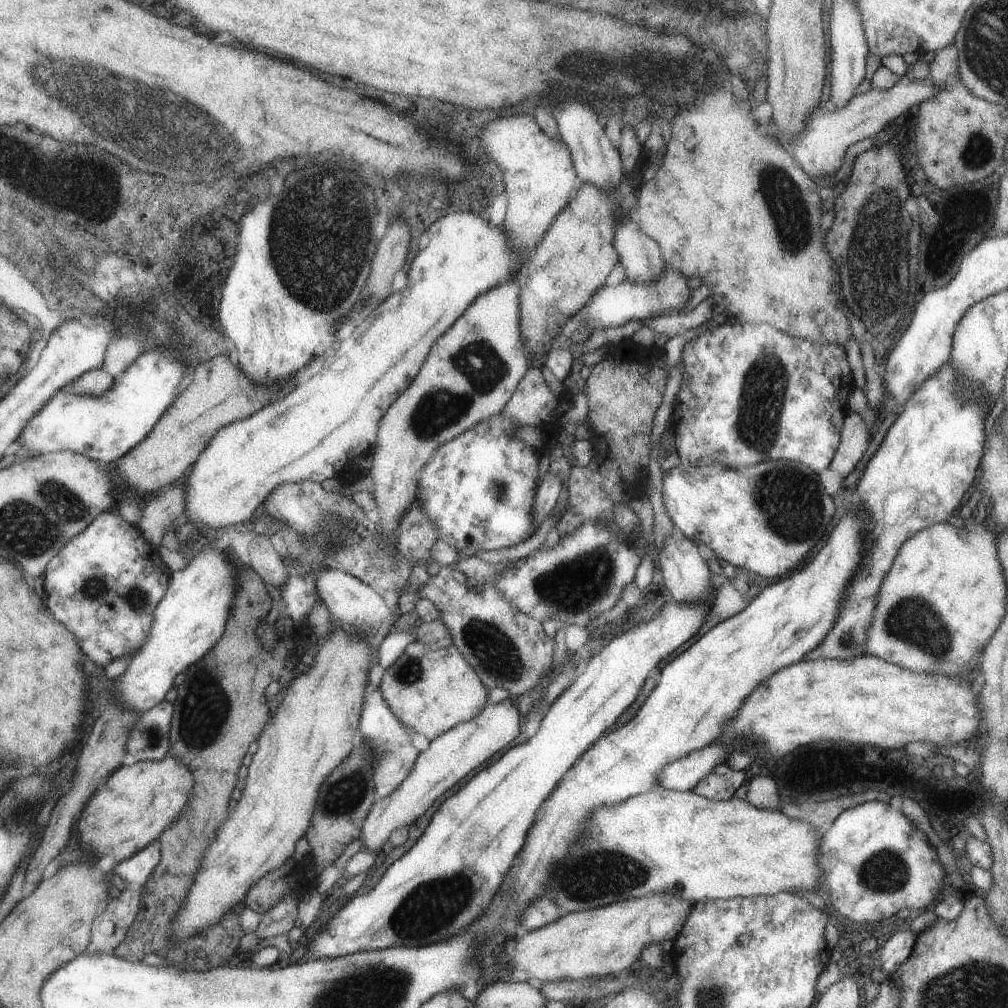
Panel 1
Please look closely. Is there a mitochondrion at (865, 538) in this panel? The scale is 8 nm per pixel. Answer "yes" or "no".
no

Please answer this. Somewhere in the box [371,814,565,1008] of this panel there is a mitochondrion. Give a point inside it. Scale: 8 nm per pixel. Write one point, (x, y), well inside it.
(432, 908)

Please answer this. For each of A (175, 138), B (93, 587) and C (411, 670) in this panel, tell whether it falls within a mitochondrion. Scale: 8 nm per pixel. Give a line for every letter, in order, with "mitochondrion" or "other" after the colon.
A: mitochondrion
B: mitochondrion
C: mitochondrion

